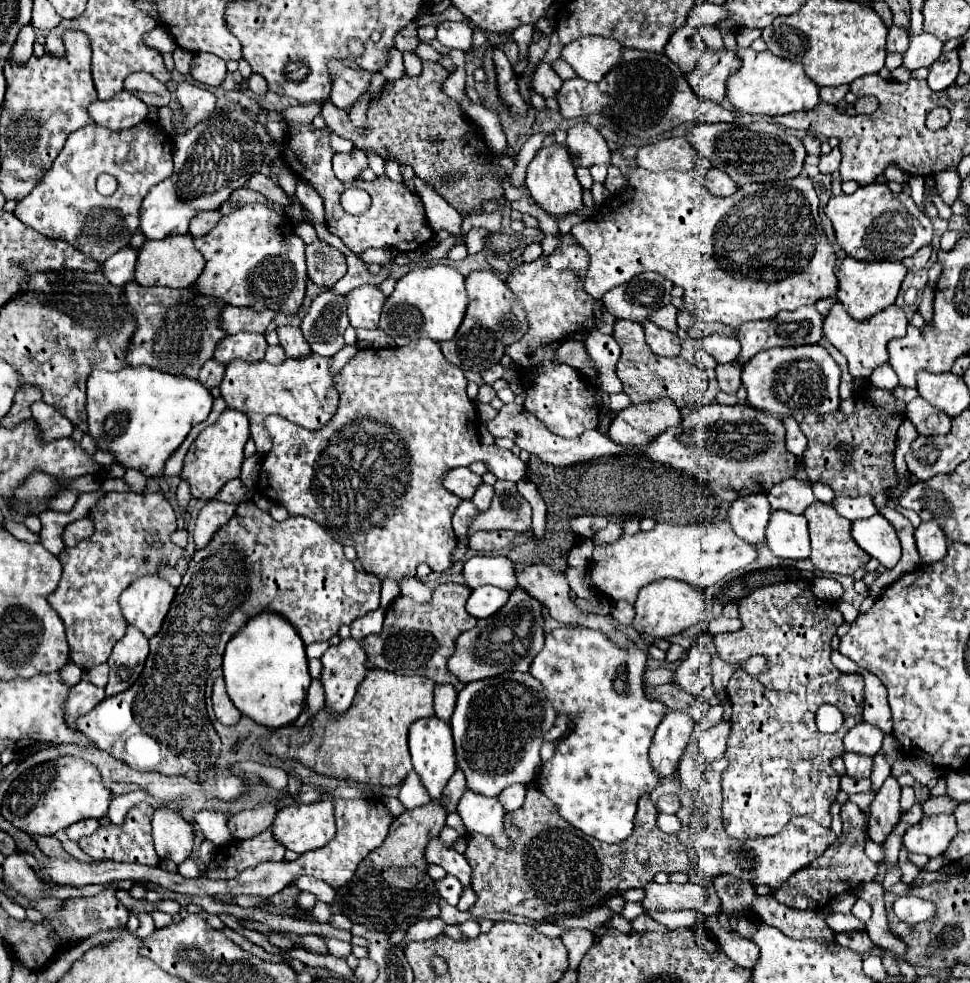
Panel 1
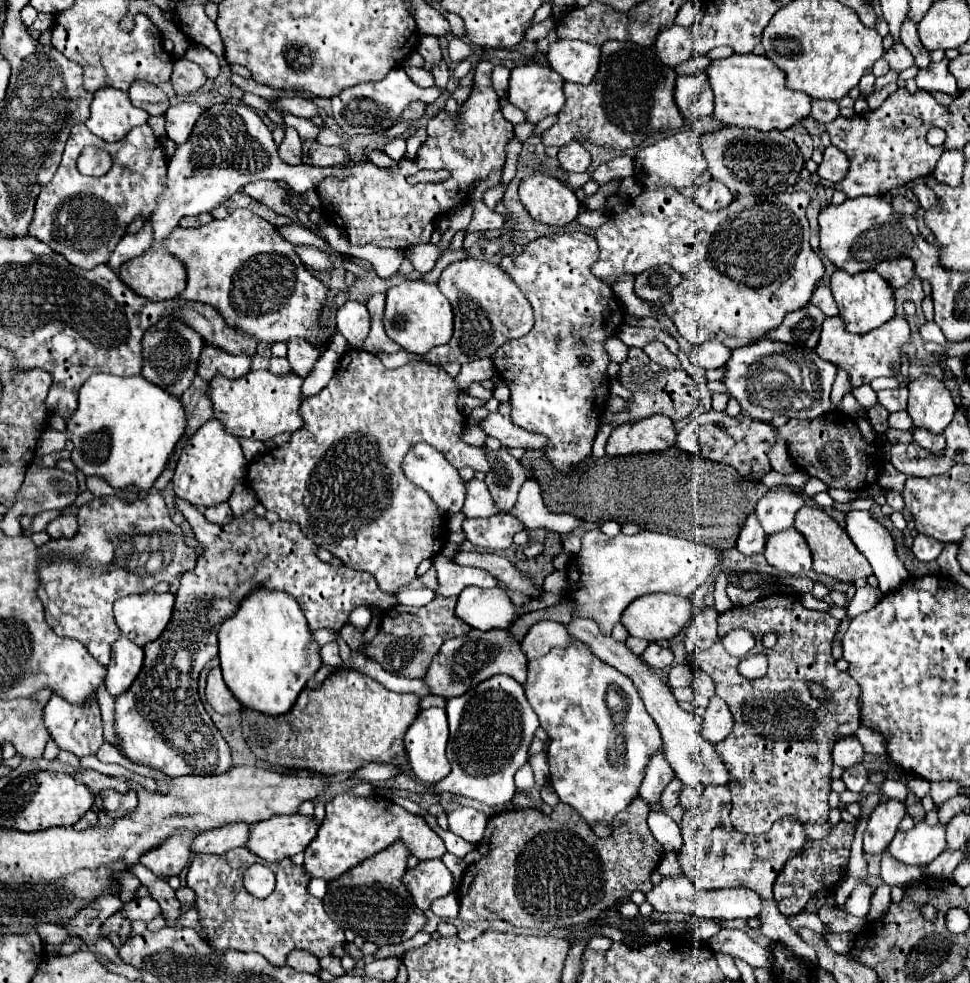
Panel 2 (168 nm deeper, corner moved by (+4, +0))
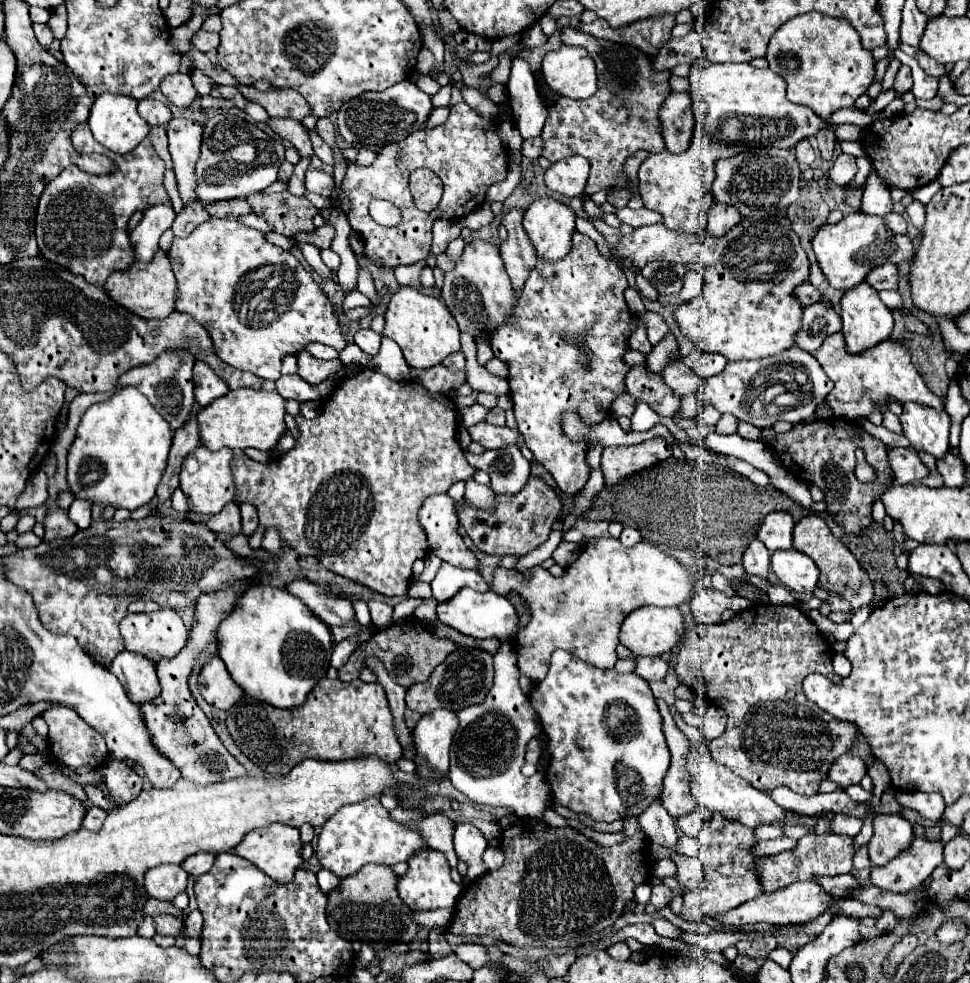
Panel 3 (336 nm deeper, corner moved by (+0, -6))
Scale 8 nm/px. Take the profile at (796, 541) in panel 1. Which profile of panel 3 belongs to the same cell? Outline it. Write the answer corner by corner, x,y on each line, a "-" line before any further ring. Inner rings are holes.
795,549
775,551
771,557
771,569
779,577
779,581
797,593
813,593
817,587
819,571
813,559

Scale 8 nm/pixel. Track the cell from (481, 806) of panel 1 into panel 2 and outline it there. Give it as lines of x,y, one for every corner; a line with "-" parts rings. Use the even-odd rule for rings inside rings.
457,807
447,817
449,817
449,829
473,845
481,841
489,821
487,813
473,807

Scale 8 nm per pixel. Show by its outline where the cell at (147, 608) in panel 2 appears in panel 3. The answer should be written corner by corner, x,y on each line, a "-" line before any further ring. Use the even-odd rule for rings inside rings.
159,609
153,613
129,613
121,621
121,637
125,641
127,651
143,655
151,663
157,663
159,659
173,659
173,655
181,653
187,643
187,629
177,611

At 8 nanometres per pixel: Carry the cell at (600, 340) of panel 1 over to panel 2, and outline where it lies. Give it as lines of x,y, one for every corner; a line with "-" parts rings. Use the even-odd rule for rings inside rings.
609,337
607,341
605,341
605,351
607,351
607,355
609,355
609,359
611,361
615,361
615,363
621,363
621,361
625,361
625,357
627,357
627,351
629,351
629,347
619,339
619,337

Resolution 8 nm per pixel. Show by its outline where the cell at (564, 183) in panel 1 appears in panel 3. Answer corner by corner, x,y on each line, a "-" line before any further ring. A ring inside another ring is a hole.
543,197
543,199
535,201
535,203
531,203
531,207
525,211
523,229
525,229
527,237
529,237
529,241
533,243
537,257
543,259
543,261
555,263
555,261
563,259
571,251
571,237
575,233
575,213
567,205
557,203
557,201
549,199
549,197

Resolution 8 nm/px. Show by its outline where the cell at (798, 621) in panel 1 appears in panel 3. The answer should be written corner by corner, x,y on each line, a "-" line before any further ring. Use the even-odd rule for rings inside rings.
757,605
723,623
701,625
695,621
681,643
675,673
681,685
695,691
705,689
711,703
729,715
725,733
707,743
717,763
727,765
735,775
743,777
759,791
785,785
801,795
815,795
819,783
827,779
833,761
851,749
857,735
853,723
829,717
815,703
809,703
803,693
803,679
811,673
821,673
835,683
841,681
841,677
833,673
831,657
833,649
801,609
793,605

